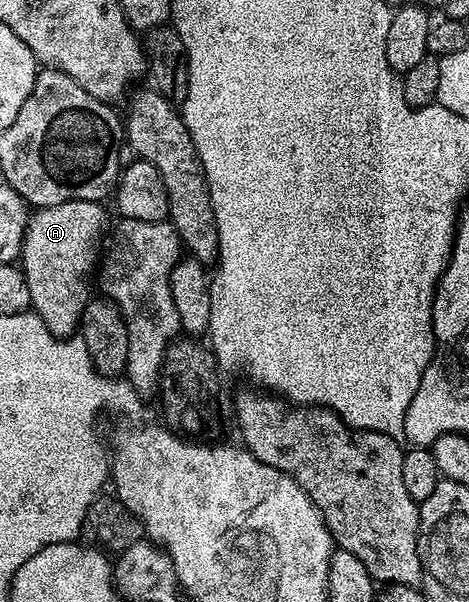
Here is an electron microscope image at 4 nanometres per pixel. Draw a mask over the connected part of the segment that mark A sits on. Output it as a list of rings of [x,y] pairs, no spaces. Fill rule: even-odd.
[[[66,201],[62,205],[33,210],[28,216],[18,263],[26,277],[26,285],[30,285],[31,310],[54,336],[75,334],[93,294],[94,272],[106,239],[104,222],[108,215],[104,206],[100,201]]]

